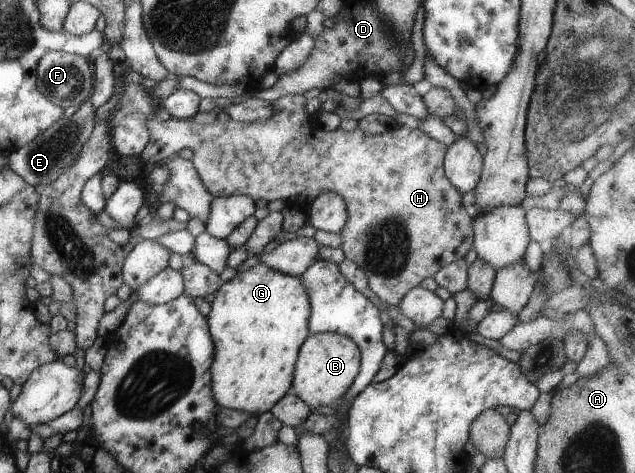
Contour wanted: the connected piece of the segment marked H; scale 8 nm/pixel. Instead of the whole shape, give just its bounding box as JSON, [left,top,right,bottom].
[138,94,473,306]

